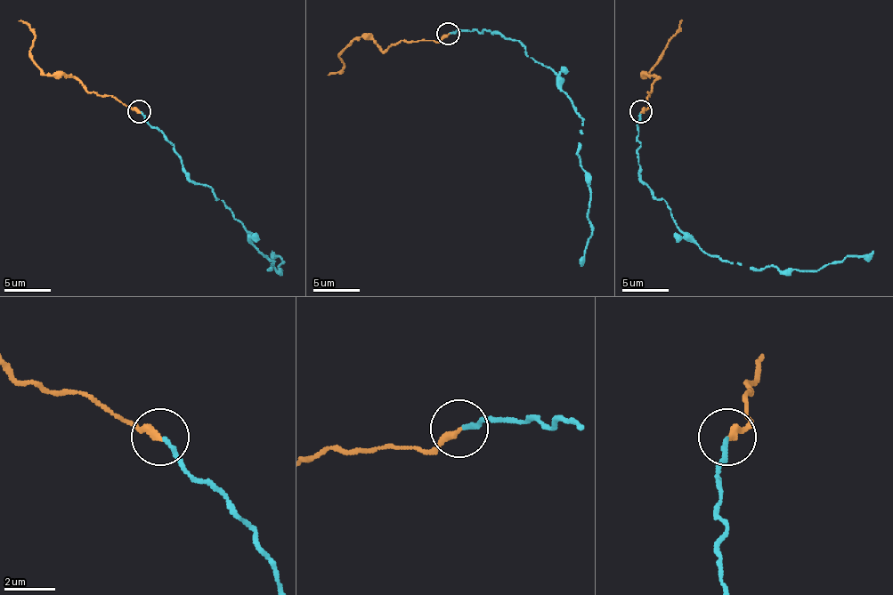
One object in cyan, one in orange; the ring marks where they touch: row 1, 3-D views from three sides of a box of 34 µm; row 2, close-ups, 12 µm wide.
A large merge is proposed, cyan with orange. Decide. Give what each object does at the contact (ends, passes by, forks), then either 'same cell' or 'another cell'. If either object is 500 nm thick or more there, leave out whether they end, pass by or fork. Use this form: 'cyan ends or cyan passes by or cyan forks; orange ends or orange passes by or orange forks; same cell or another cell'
cyan ends; orange ends; same cell

